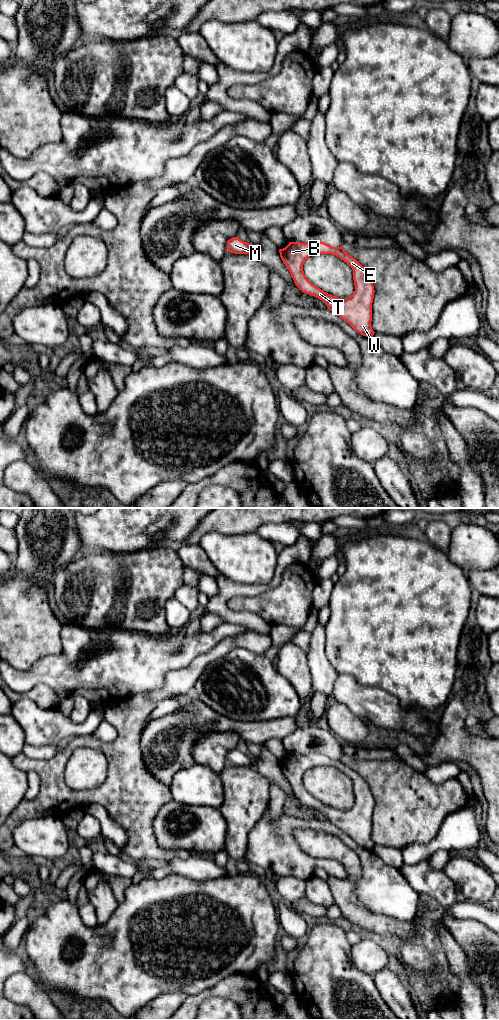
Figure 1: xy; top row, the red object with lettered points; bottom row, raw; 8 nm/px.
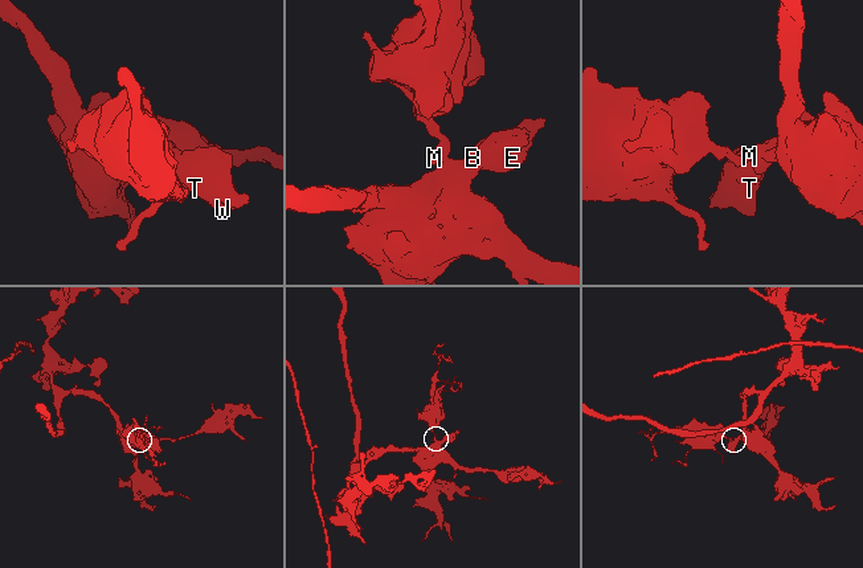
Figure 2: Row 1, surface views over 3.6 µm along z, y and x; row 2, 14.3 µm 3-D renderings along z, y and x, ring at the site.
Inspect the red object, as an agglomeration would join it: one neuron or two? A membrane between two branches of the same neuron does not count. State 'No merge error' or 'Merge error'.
Merge error

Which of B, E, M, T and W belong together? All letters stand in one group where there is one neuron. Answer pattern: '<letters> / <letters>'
B E T W / M

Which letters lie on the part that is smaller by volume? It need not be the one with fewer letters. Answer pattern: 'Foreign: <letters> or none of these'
Foreign: M

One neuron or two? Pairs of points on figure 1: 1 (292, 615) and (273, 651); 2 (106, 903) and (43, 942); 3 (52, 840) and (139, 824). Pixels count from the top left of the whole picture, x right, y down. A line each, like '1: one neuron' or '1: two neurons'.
1: two neurons
2: two neurons
3: two neurons

